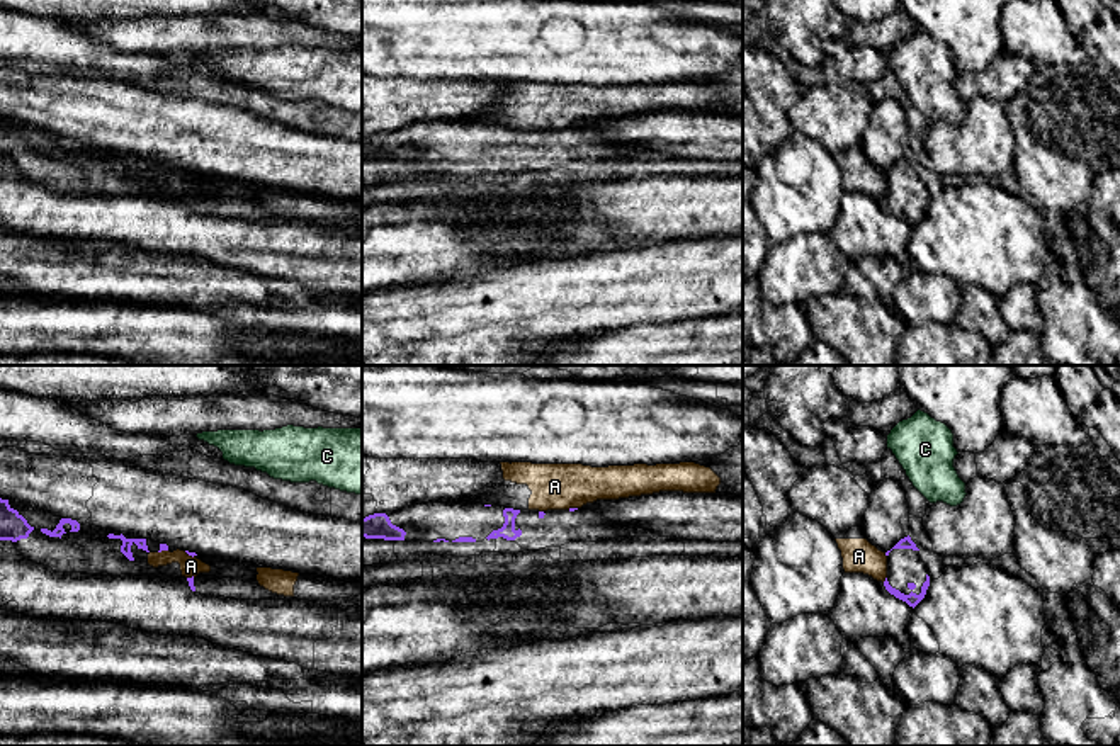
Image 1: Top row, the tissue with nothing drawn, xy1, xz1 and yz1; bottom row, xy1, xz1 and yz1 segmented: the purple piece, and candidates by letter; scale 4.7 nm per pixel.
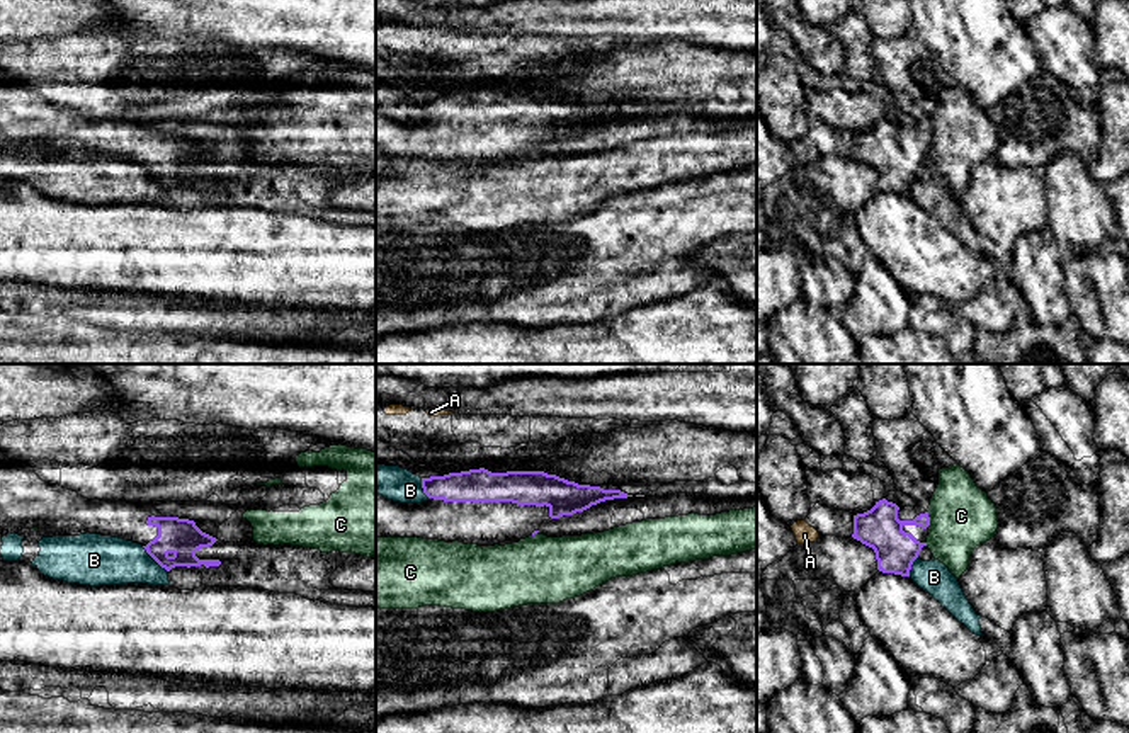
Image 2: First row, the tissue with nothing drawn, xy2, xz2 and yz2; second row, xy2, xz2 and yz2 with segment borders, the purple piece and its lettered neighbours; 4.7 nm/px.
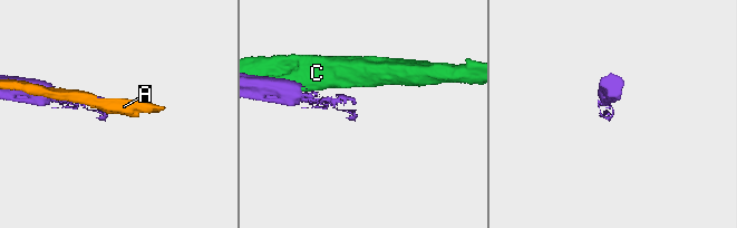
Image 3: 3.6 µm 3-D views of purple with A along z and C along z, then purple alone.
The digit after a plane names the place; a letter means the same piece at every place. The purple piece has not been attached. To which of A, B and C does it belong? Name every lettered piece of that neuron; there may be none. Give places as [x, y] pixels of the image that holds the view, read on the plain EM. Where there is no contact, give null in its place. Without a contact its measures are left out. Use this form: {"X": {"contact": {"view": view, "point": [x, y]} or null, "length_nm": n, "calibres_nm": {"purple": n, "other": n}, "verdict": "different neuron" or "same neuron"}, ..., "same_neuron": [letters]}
{"A": {"contact": {"view": "yz1", "point": [886, 199]}, "length_nm": 40, "calibres_nm": {"purple": 60, "other": 160}, "verdict": "different neuron"}, "B": {"contact": {"view": "xy2", "point": [155, 179]}, "length_nm": 180, "calibres_nm": {"purple": 180, "other": 240}, "verdict": "different neuron"}, "C": {"contact": {"view": "yz2", "point": [929, 138]}, "length_nm": 80, "calibres_nm": {"purple": 200, "other": 300}, "verdict": "different neuron"}, "same_neuron": []}

